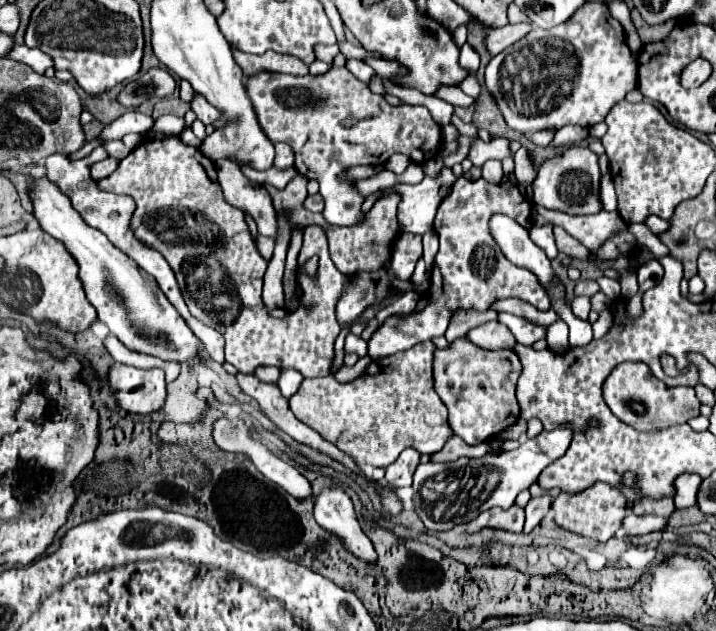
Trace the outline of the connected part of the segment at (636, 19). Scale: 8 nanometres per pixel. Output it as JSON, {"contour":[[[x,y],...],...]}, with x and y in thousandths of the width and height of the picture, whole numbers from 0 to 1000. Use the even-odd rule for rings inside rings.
{"contour":[[[888,14],[881,16],[881,30],[890,44],[890,51],[897,67],[901,70],[918,67],[930,60],[946,35],[944,30],[937,30],[926,38],[909,43],[901,32],[898,32],[898,29],[895,29],[895,22],[892,22]]]}

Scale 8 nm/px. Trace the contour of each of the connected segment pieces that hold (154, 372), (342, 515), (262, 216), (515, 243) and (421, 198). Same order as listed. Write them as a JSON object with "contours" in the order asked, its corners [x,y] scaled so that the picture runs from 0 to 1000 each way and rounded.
{"contours":[[[[161,577],[152,590],[152,609],[169,647],[183,656],[205,656],[230,640],[230,590],[225,583],[197,586]]],[[[454,773],[446,780],[446,786],[440,786],[440,824],[448,837],[473,849],[485,872],[499,878],[504,887],[527,887],[521,862],[507,846],[493,808],[493,796],[479,773]]],[[[317,250],[303,254],[303,276],[306,276],[306,292],[311,298],[311,311],[323,326],[331,326],[334,333],[348,336],[362,361],[362,371],[387,377],[390,358],[387,358],[387,336],[381,330],[376,304],[351,285],[345,285],[337,269],[320,257]]],[[[689,342],[686,368],[697,393],[703,396],[705,409],[719,422],[742,428],[753,441],[761,463],[767,466],[770,456],[775,453],[778,434],[772,431],[761,399],[739,377],[739,368],[719,349],[711,349],[708,342]]],[[[619,266],[608,282],[594,279],[591,288],[580,295],[568,292],[552,292],[546,301],[557,307],[561,317],[557,320],[557,368],[566,371],[585,371],[605,365],[608,336],[616,323],[613,298],[616,295],[633,295],[641,279],[633,276],[630,266]]]]}

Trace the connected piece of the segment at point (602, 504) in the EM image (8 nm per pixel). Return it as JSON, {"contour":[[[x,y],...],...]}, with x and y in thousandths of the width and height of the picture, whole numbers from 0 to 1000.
{"contour":[[[831,764],[828,770],[817,773],[809,783],[784,780],[772,796],[772,811],[775,811],[775,827],[784,837],[837,856],[837,859],[848,859],[867,837],[870,821],[878,815],[878,802],[876,802],[873,786],[862,773],[853,773],[845,764]]]}

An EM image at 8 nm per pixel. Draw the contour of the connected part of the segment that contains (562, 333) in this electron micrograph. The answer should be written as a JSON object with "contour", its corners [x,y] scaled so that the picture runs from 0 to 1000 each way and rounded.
{"contour":[[[778,507],[772,517],[764,518],[761,532],[765,552],[774,558],[788,556],[795,547],[795,521],[786,507]]]}

